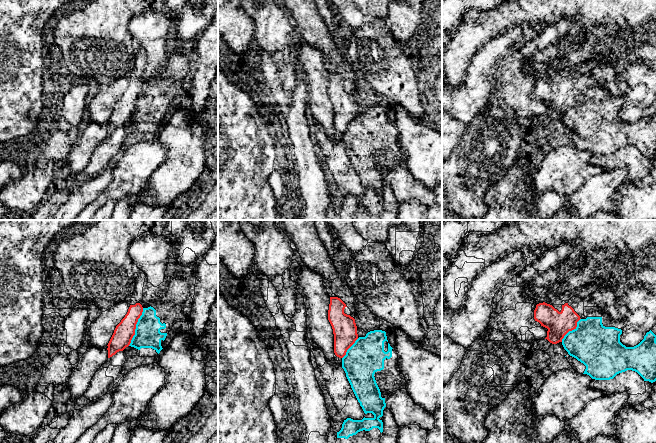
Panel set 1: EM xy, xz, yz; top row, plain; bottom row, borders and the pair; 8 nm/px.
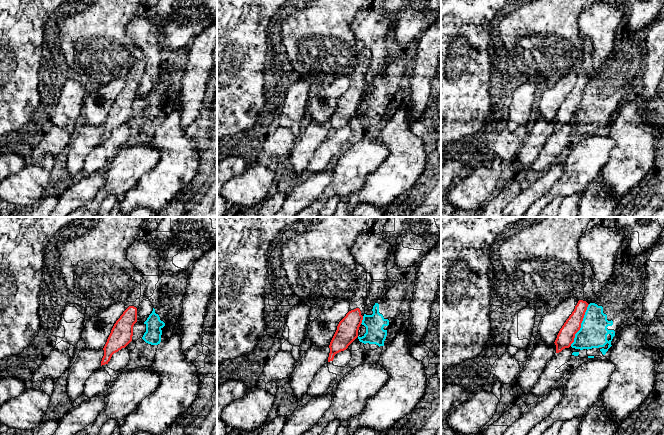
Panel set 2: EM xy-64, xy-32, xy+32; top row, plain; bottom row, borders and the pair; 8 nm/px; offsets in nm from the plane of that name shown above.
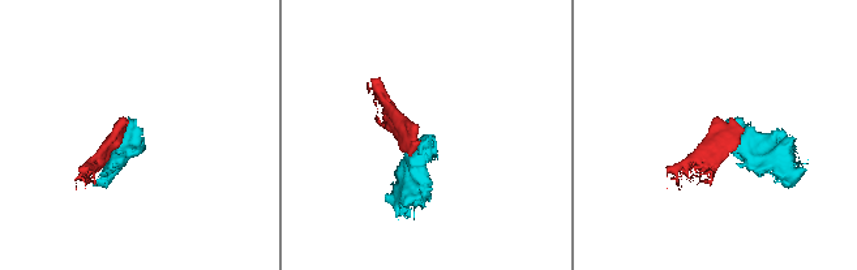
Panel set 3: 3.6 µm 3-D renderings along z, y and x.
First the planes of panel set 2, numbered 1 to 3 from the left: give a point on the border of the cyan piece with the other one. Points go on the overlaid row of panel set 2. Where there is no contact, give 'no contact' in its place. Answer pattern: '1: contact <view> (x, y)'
1: no contact
2: contact xy-32 (362, 319)
3: contact xy+32 (580, 325)

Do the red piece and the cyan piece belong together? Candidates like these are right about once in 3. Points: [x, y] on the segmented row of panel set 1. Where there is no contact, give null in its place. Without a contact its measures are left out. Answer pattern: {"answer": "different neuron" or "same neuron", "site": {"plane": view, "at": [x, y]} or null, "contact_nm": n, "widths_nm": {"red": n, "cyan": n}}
{"answer": "different neuron", "site": {"plane": "xy", "at": [135, 327]}, "contact_nm": 320, "widths_nm": {"red": 160, "cyan": 200}}

